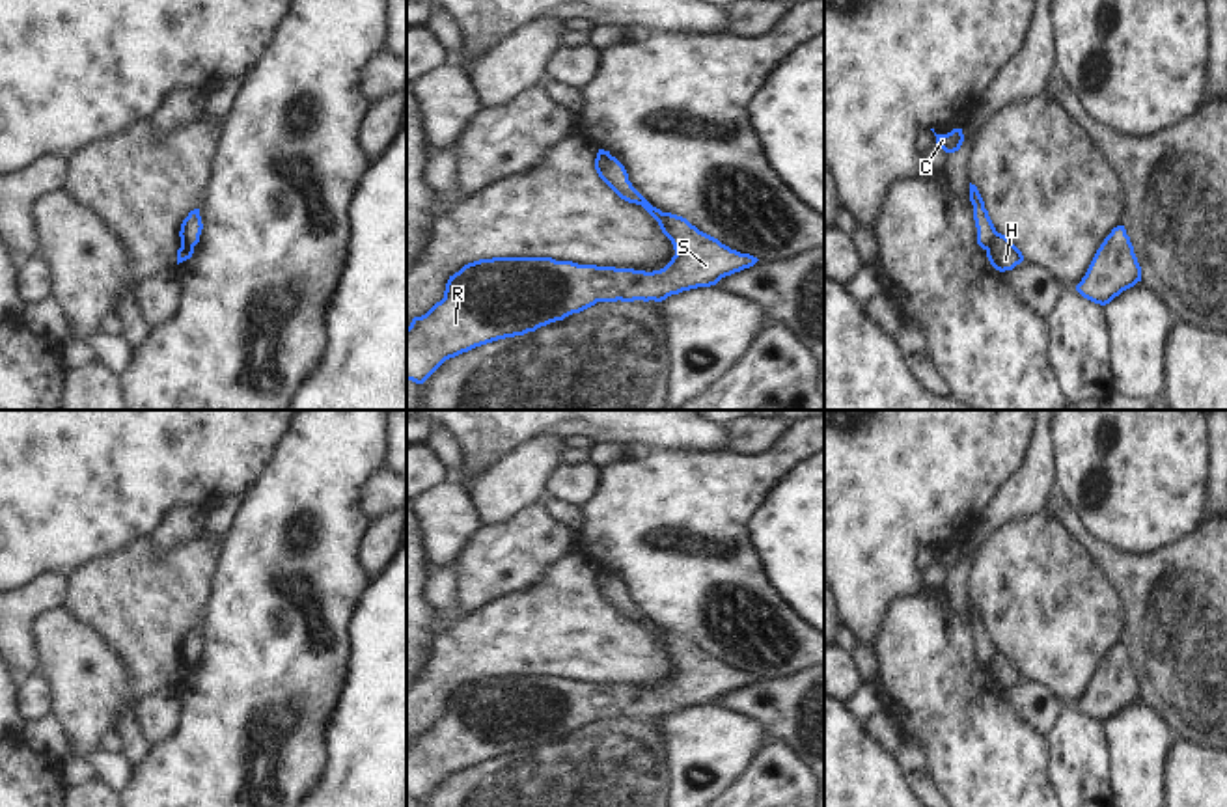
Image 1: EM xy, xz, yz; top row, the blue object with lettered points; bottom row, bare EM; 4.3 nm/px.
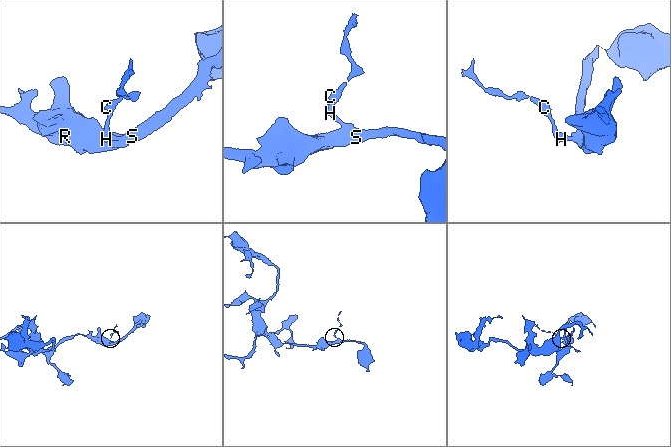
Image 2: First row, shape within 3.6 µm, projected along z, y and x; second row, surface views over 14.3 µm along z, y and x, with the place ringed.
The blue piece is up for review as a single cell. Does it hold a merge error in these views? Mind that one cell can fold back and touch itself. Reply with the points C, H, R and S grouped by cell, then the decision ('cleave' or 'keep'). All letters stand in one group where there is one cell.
groups C / H R S; cleave

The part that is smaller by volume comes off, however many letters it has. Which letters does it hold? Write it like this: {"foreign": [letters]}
{"foreign": ["C"]}

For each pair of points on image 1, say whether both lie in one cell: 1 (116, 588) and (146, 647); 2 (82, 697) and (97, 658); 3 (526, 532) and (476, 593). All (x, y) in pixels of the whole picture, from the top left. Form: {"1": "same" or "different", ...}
{"1": "same", "2": "same", "3": "same"}

